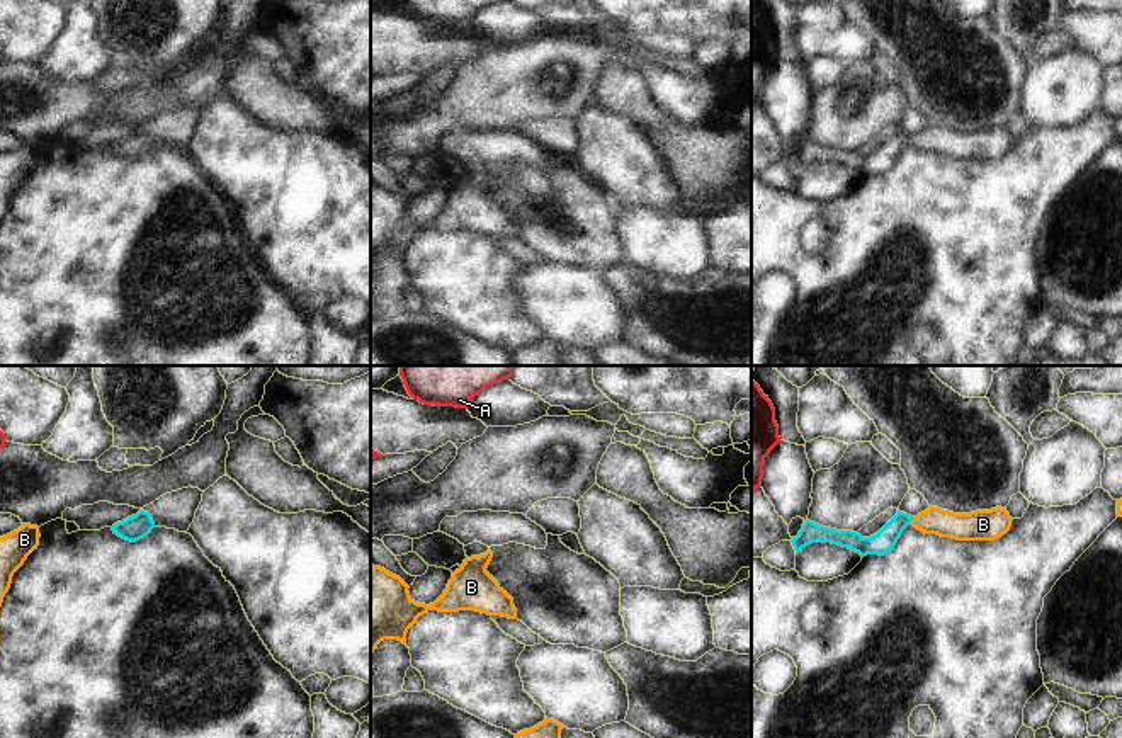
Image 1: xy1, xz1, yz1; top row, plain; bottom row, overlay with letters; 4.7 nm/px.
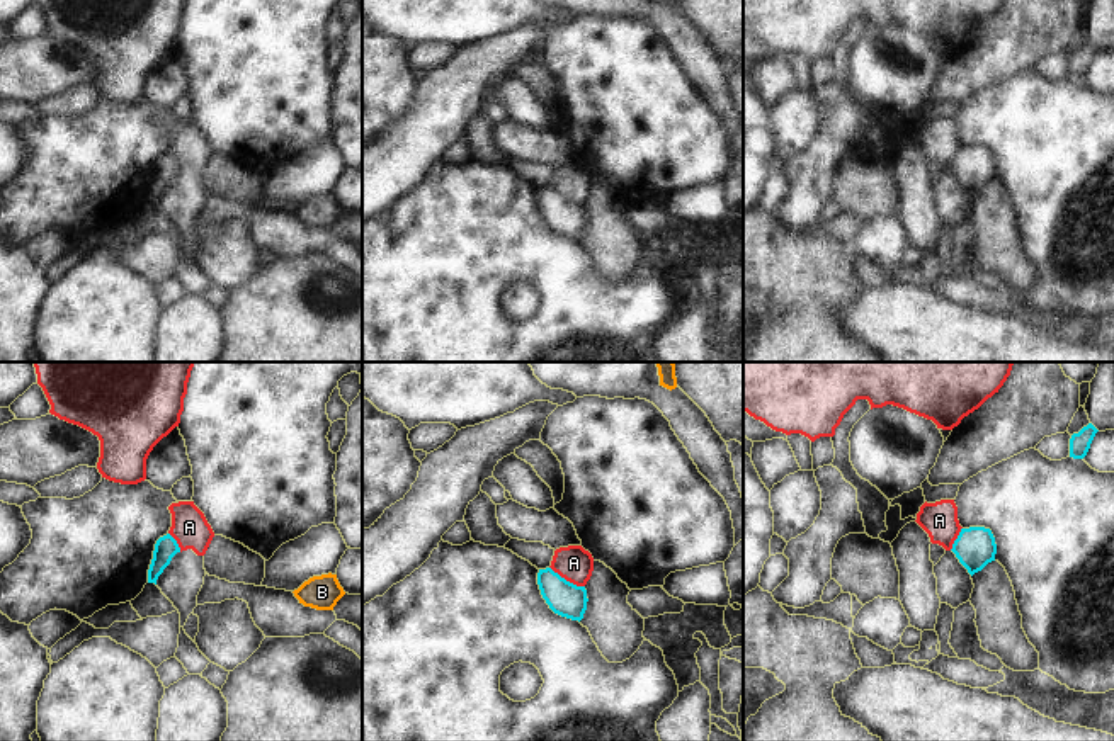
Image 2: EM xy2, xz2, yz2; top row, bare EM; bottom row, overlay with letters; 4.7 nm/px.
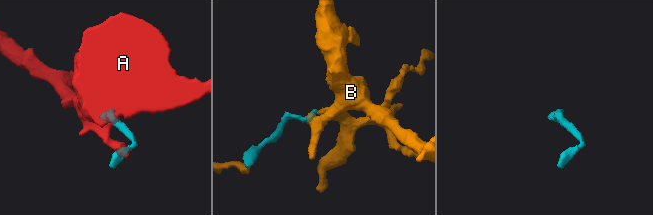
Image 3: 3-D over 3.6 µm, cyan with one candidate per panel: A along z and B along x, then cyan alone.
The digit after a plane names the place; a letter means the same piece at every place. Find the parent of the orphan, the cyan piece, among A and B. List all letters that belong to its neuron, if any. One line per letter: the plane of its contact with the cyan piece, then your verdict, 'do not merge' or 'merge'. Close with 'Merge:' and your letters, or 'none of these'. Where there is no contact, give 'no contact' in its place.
A: xz2 | do not merge
B: yz1 | merge
Merge: B

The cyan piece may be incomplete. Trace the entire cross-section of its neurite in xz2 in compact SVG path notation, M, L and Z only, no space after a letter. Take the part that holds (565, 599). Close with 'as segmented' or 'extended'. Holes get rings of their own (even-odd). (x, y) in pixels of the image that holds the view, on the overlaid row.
M551 568L539 569L537 585L554 614L578 622L583 619L588 602L585 586L566 581Z | as segmented

